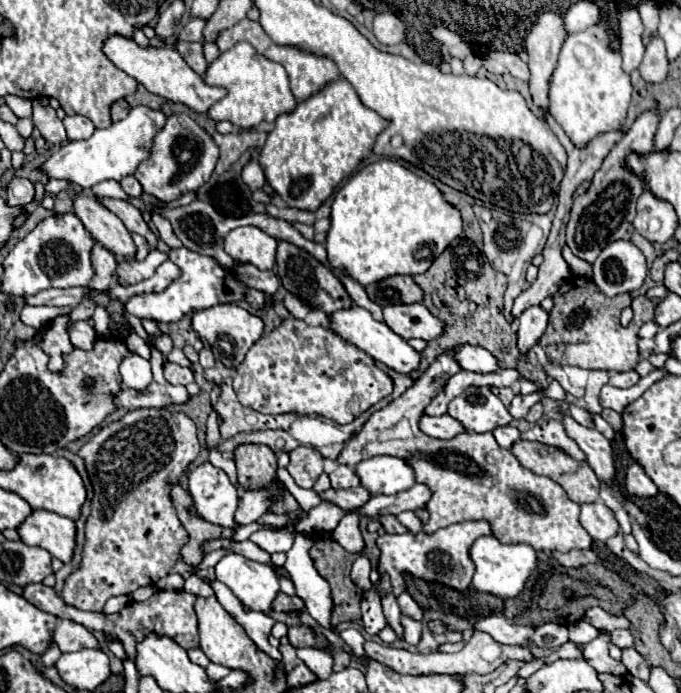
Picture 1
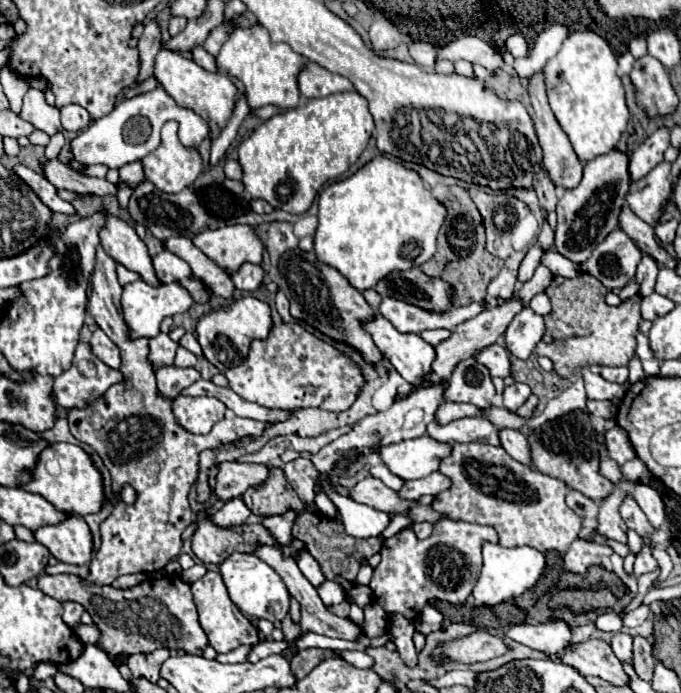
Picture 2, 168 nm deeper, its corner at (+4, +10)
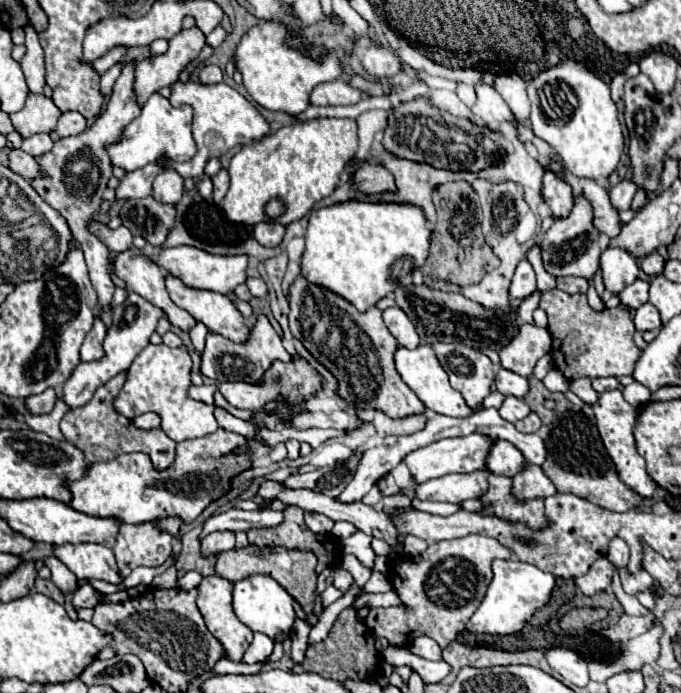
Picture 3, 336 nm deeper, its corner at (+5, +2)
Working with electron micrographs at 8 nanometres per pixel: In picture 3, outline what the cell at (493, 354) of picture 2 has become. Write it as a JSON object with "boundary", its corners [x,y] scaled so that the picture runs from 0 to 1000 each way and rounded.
{"boundary":[[[736,531],[730,537],[730,563],[742,571],[756,571],[756,574],[771,574],[774,566],[777,566],[777,548],[750,537],[750,534],[742,534]]]}

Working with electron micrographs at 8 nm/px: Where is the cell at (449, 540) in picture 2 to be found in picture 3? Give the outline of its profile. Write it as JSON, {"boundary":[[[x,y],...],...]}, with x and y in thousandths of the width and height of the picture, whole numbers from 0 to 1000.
{"boundary":[[[689,771],[680,776],[668,776],[668,779],[648,779],[633,785],[621,799],[615,802],[586,802],[577,808],[577,848],[586,857],[586,863],[592,866],[592,874],[583,877],[545,877],[542,889],[536,892],[536,903],[542,906],[548,921],[565,921],[574,932],[604,932],[604,926],[615,918],[630,918],[636,921],[648,935],[656,935],[659,926],[665,926],[680,909],[683,900],[689,898],[692,886],[703,877],[703,872],[712,863],[715,846],[724,834],[721,825],[721,811],[727,805],[739,805],[747,808],[753,805],[750,794],[744,794],[742,788],[736,788],[727,776],[715,776],[715,773],[703,773],[703,771]]]}

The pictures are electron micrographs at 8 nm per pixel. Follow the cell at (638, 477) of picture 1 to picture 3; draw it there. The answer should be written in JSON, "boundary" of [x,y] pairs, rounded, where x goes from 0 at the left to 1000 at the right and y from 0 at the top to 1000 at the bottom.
{"boundary":[[[900,776],[900,779],[894,782],[891,805],[894,805],[894,811],[897,811],[906,823],[909,823],[909,820],[918,820],[921,811],[924,811],[924,788],[918,785],[918,779]]]}

